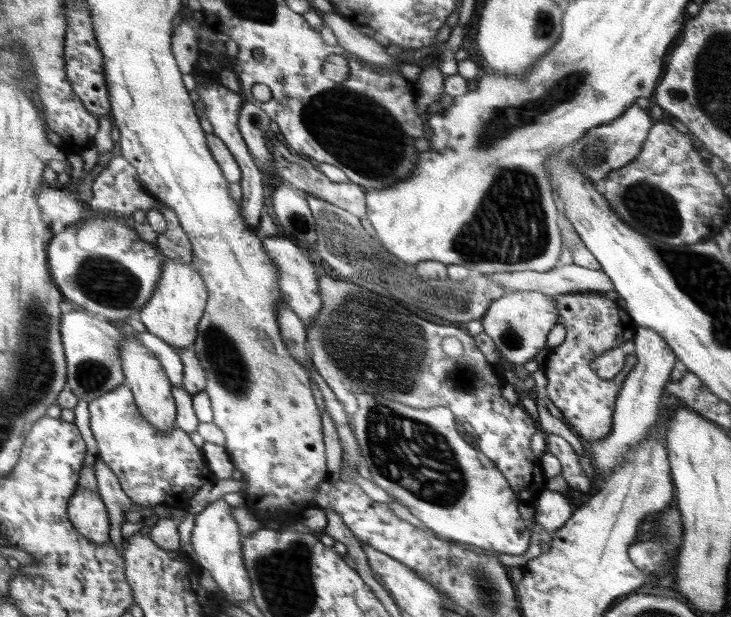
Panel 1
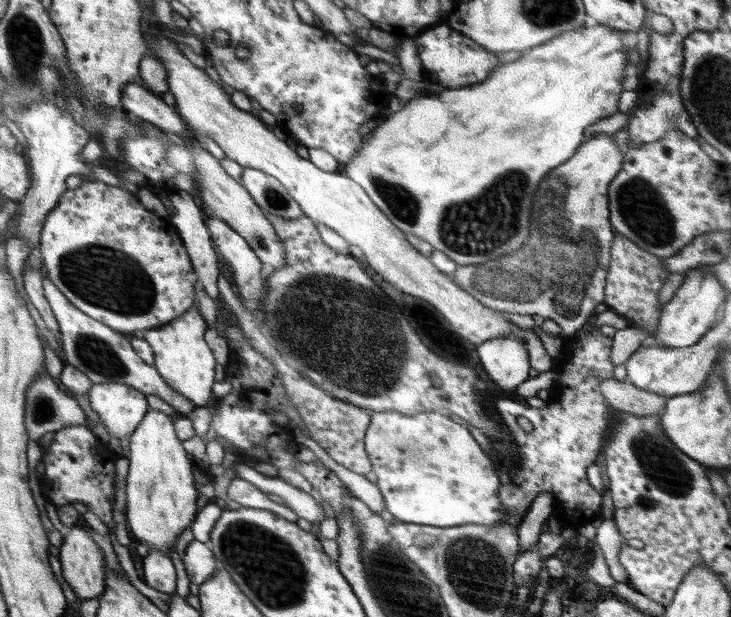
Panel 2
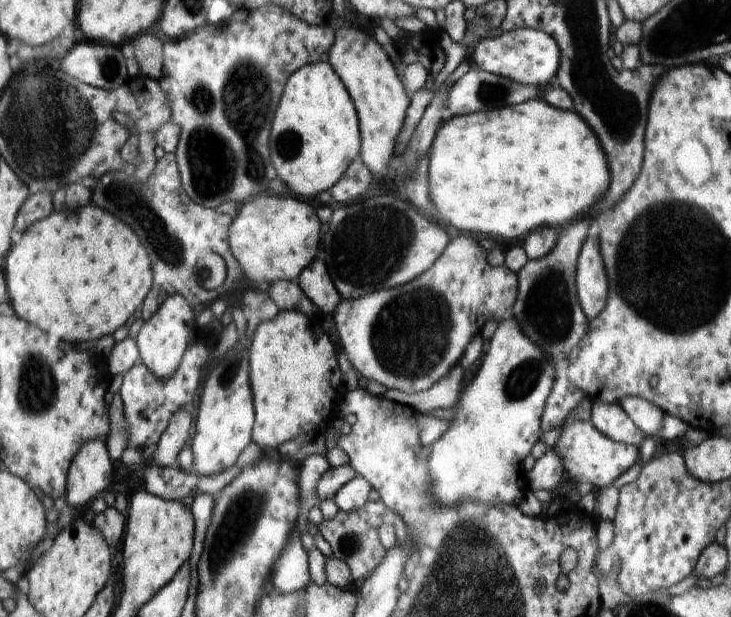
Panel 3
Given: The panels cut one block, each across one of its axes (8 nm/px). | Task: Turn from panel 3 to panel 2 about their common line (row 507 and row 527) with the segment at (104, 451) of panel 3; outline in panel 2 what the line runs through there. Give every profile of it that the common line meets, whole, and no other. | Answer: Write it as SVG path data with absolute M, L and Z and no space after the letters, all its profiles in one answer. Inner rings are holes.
M72 526L59 548L66 582L80 599L91 600L104 592L107 569L104 553L84 528Z

